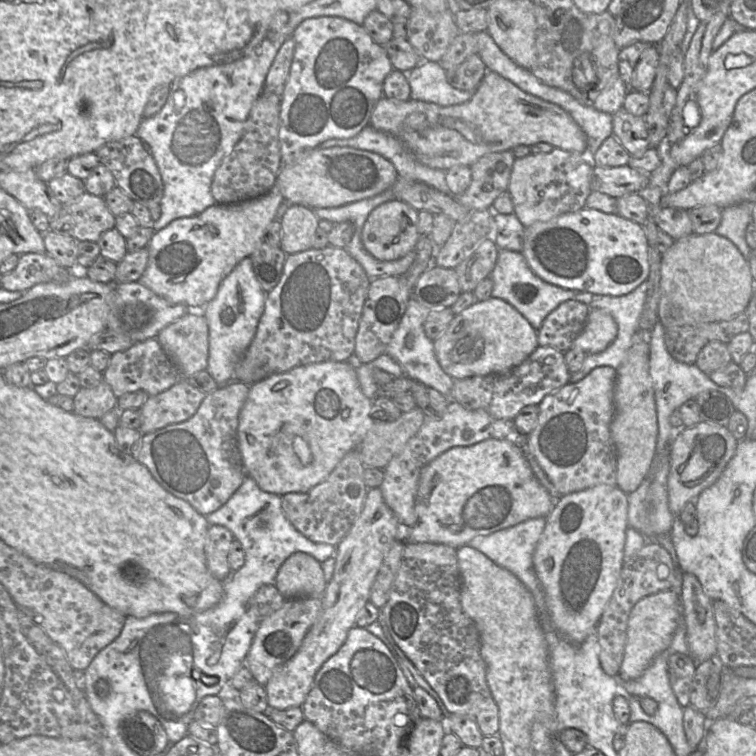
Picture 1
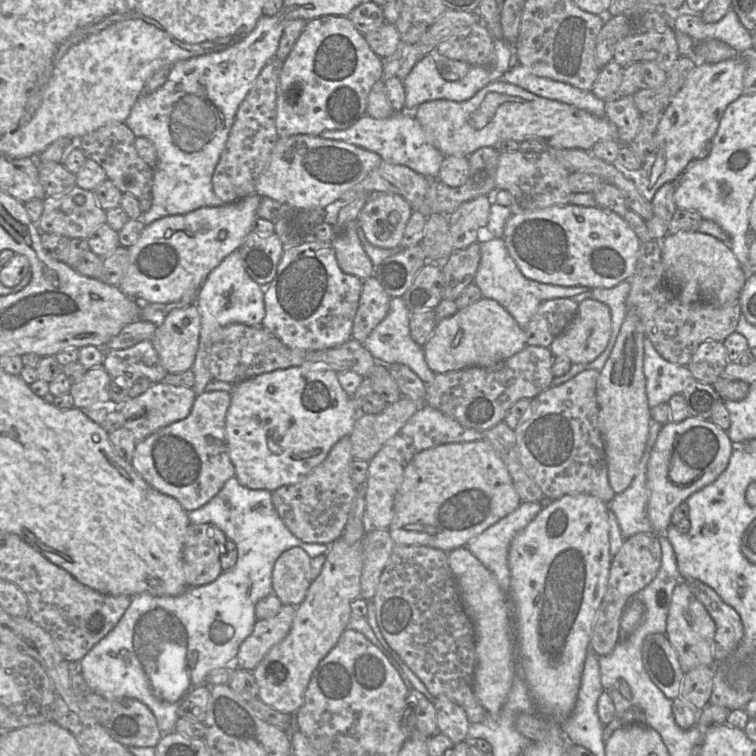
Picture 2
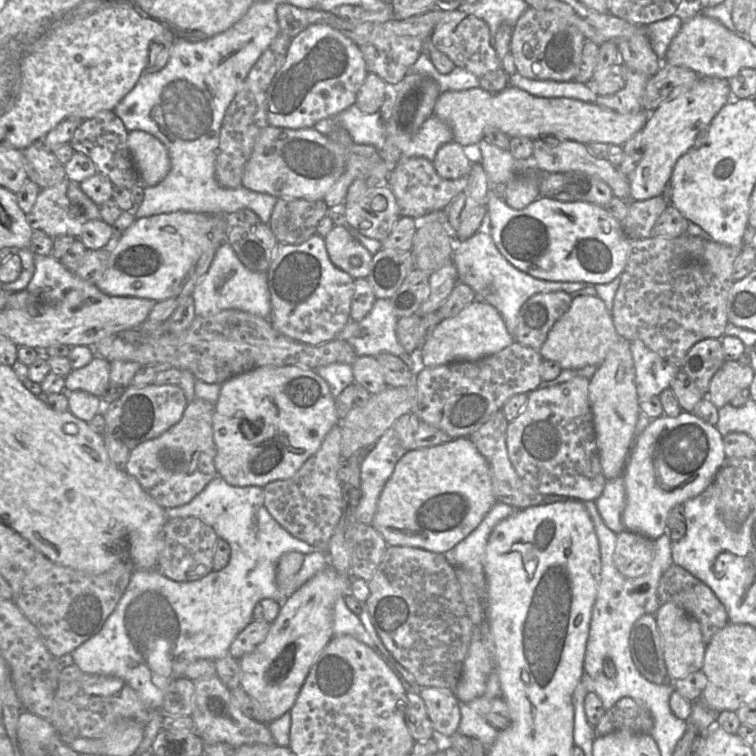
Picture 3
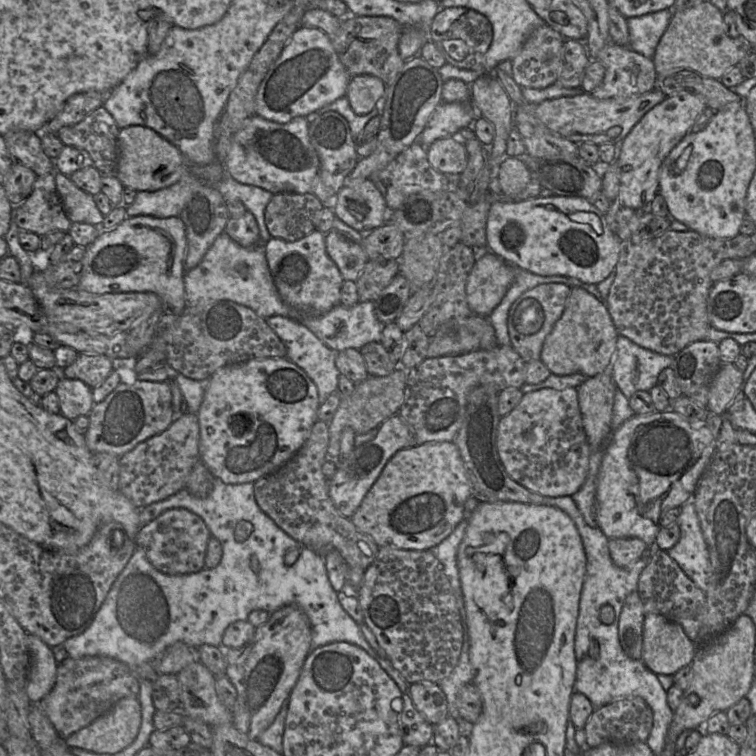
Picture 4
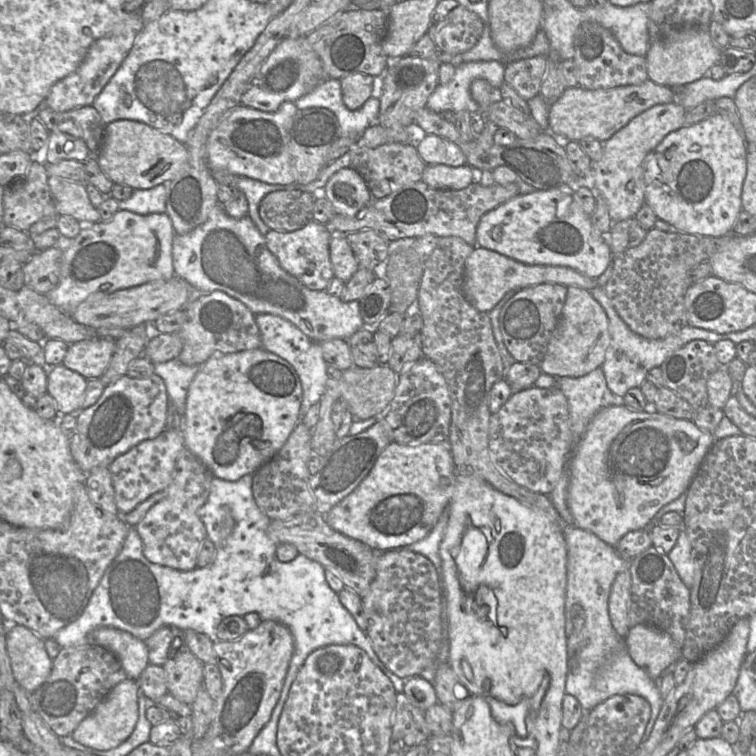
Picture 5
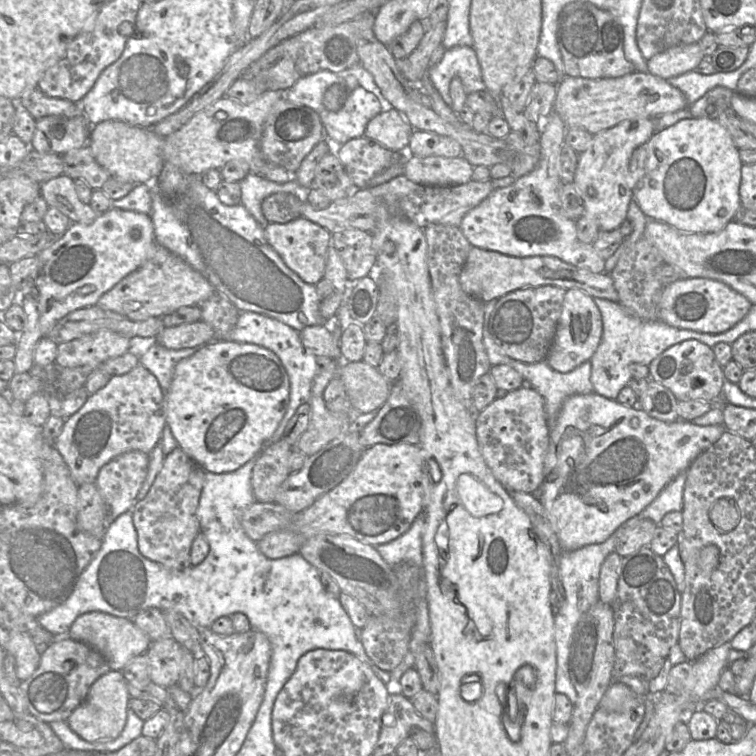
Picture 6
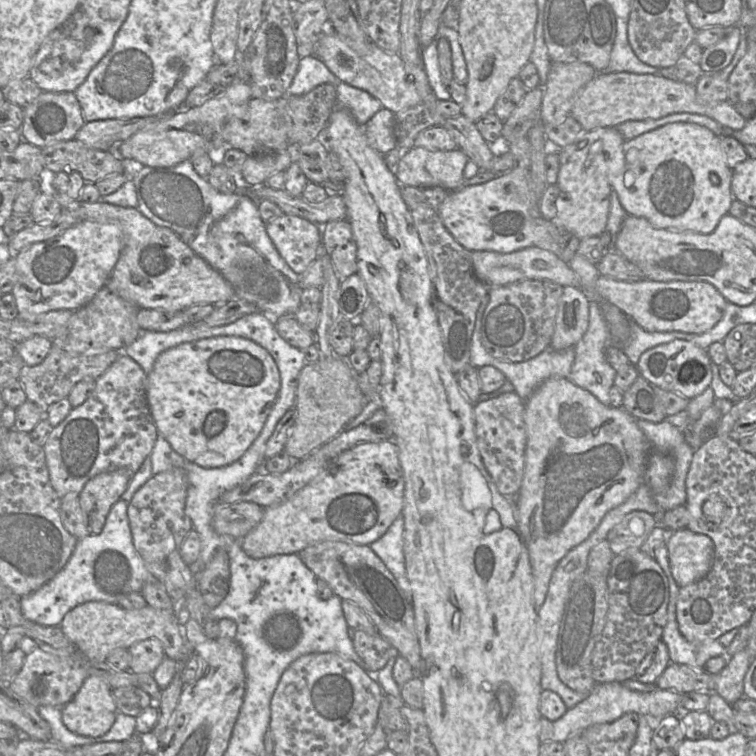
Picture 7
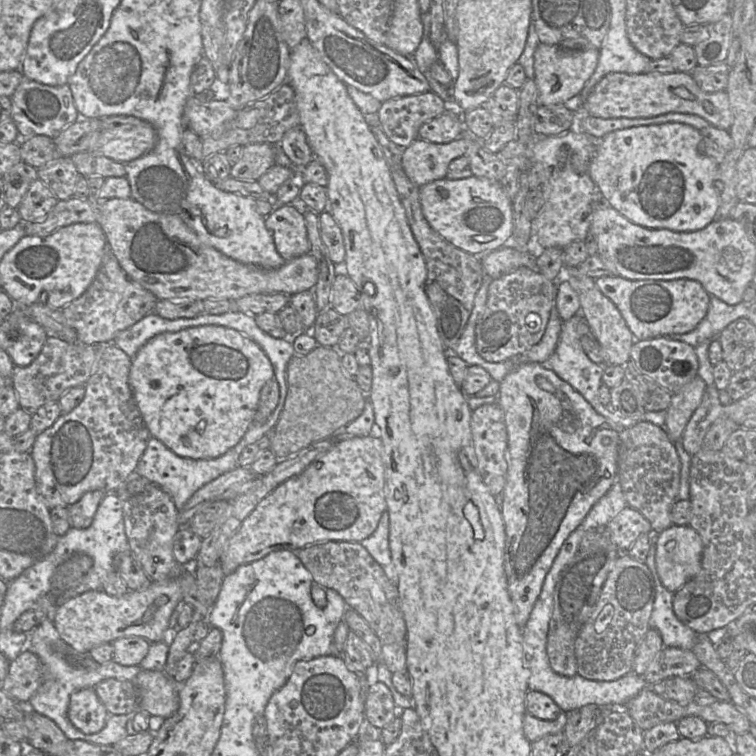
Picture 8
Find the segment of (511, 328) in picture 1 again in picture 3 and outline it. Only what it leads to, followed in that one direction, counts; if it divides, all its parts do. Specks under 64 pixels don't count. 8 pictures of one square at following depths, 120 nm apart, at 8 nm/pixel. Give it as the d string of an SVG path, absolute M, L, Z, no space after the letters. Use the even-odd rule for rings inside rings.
M475 300L457 315L443 319L420 348L421 365L432 368L461 361L477 361L495 354L515 341L498 310L483 300Z

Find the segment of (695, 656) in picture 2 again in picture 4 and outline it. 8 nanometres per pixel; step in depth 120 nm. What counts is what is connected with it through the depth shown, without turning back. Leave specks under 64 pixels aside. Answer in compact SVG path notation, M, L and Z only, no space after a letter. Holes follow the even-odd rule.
M657 613L646 614L643 624L641 661L656 675L674 675L684 666L691 665L697 652L697 644L684 632L681 625Z

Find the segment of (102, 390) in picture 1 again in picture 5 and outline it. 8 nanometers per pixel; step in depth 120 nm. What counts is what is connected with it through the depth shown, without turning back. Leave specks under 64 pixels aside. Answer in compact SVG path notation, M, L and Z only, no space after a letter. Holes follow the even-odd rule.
M94 337L69 344L61 365L87 380L100 378L107 369L118 339Z

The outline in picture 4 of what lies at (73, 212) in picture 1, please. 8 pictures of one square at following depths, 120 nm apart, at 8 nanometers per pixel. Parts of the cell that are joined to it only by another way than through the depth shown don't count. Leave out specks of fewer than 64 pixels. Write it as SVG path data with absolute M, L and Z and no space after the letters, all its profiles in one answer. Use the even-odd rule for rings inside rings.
M54 174L37 176L28 198L14 206L13 222L20 231L39 236L54 231L69 231L72 222L63 208Z

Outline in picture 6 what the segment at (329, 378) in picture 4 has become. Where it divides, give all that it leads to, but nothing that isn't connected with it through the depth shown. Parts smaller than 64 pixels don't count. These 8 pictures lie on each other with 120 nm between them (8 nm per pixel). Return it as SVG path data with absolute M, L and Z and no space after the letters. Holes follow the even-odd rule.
M248 311L241 312L234 328L221 340L257 344L271 350L283 364L290 382L290 397L287 410L277 429L267 441L267 445L276 443L282 437L285 427L295 414L297 408L309 401L313 380L319 372L316 356L308 353L300 339L299 332L292 327L269 316Z

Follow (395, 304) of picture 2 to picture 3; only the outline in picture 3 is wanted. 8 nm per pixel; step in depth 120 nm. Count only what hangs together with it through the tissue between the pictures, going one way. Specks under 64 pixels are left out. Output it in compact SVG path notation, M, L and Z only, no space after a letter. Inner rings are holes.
M376 299L370 312L361 321L349 320L336 339L347 341L358 356L377 356L386 352L398 356L405 363L405 360L413 359L397 339L396 324L398 319L399 317L394 313L390 299Z

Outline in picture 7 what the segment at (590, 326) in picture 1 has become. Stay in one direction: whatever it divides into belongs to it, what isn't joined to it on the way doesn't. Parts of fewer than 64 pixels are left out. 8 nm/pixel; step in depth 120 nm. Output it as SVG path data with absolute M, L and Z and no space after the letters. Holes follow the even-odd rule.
M565 286L563 288L551 348L568 349L581 340L589 325L590 303L587 295L579 287Z

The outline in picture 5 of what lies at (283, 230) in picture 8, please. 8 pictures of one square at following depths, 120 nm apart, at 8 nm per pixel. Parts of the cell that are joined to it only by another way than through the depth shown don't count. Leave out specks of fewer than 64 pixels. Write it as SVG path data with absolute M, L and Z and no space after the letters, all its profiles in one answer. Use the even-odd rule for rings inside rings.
M315 220L293 232L270 229L265 236L267 247L277 258L280 266L307 288L320 291L325 290L334 278L329 250L331 237L332 230Z

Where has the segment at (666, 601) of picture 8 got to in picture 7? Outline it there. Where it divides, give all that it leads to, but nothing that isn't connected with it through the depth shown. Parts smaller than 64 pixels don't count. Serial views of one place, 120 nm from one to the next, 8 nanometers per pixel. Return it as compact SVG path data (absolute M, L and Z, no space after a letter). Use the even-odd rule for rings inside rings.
M669 586L667 622L661 638L667 646L670 663L685 664L699 669L710 658L728 655L727 648L718 640L688 641L678 627L676 604L677 601L672 601L672 589Z

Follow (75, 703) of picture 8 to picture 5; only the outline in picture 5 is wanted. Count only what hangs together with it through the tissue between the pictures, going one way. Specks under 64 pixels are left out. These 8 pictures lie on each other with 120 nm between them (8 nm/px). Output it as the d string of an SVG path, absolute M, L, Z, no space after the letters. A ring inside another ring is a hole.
M126 678L106 695L96 708L71 733L80 744L97 749L110 750L118 747L132 734L139 717L138 697L140 689L135 680Z

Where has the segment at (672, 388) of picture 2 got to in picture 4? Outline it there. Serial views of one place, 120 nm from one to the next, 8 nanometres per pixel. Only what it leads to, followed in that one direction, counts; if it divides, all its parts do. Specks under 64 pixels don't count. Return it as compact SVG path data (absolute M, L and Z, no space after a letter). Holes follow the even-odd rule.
M618 335L616 355L610 365L617 388L627 398L639 390L649 391L657 385L659 373L670 367L673 357L645 349Z

